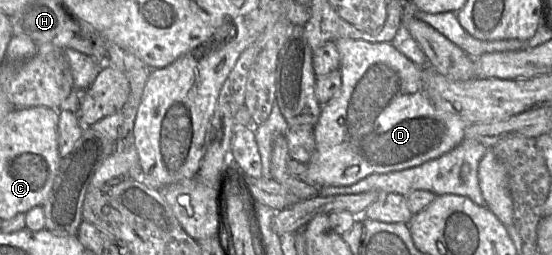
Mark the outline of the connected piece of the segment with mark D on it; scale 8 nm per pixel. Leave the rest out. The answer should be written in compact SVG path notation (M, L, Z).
M340 38L335 41L335 45L340 54L340 72L341 88L338 94L328 103L321 107L321 114L314 125L315 151L307 163L308 179L314 185L321 187L331 186L348 186L357 183L365 177L374 173L388 173L411 168L420 165L428 160L438 158L456 148L464 140L464 132L467 124L458 115L436 108L424 94L422 89L422 69L400 53L391 43L387 42L367 42L363 40L354 40Z

